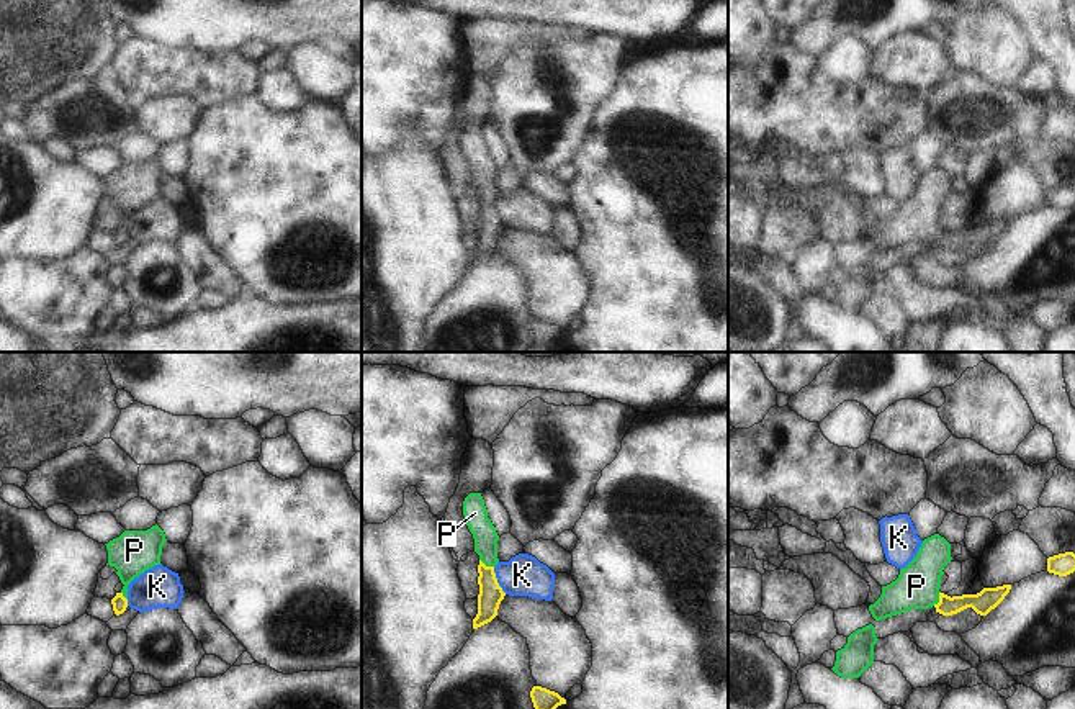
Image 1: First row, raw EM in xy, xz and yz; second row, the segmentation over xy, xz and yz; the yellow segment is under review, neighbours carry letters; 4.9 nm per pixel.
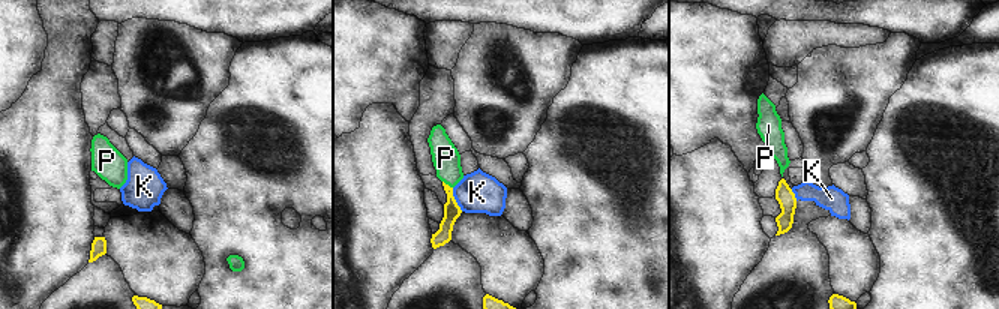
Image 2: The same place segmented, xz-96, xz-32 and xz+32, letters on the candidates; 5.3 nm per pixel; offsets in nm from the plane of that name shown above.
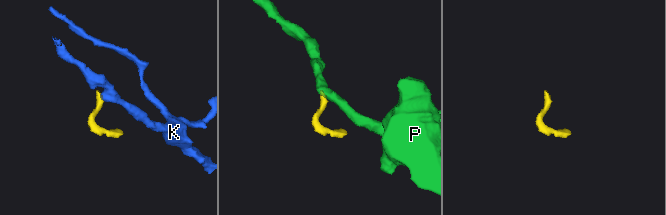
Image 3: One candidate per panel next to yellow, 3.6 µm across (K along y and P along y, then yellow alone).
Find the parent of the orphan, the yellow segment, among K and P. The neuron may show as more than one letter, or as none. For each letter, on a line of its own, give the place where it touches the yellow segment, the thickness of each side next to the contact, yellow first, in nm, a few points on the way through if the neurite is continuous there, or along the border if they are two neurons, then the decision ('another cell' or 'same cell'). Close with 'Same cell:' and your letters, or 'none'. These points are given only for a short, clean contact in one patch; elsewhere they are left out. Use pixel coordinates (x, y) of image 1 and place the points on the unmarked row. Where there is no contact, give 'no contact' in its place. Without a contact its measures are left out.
K: contact xz (496, 213); calibres 120 and 200 nm; border xz (493, 200), (496, 215), (506, 226); another cell
P: contact yz (940, 233); calibres 110 and 220 nm; way yz (982, 236), (940, 233), (917, 220); same cell
Same cell: P

